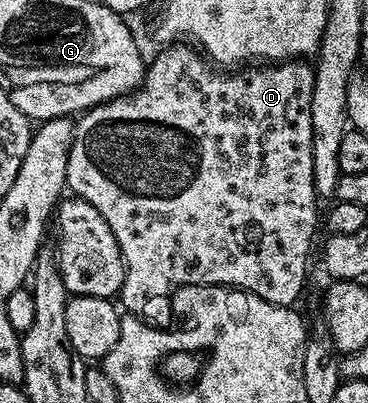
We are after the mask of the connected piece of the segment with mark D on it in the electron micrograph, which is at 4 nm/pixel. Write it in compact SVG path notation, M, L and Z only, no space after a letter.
M171 44L163 48L163 51L152 62L150 59L143 75L143 85L135 93L128 94L122 98L115 98L111 102L102 102L100 106L93 106L75 122L75 139L69 152L67 190L74 197L84 198L86 202L93 204L93 208L97 208L97 212L101 212L101 216L105 216L105 224L109 224L109 228L113 228L113 236L117 236L117 244L121 248L123 267L125 268L121 291L121 299L123 298L121 306L124 311L130 312L135 316L142 315L144 313L142 310L147 306L147 298L164 297L163 299L166 299L172 293L173 288L181 286L230 286L237 290L247 290L251 294L261 296L261 300L269 300L278 306L294 307L296 305L295 301L298 300L299 293L302 292L303 285L307 282L307 257L311 254L311 241L315 238L315 225L318 222L320 225L321 222L321 206L319 210L321 202L316 195L315 185L313 184L313 120L311 119L311 105L313 104L314 83L315 71L303 60L288 60L278 64L259 64L254 68L235 68L228 72L226 69L208 61L194 45Z

